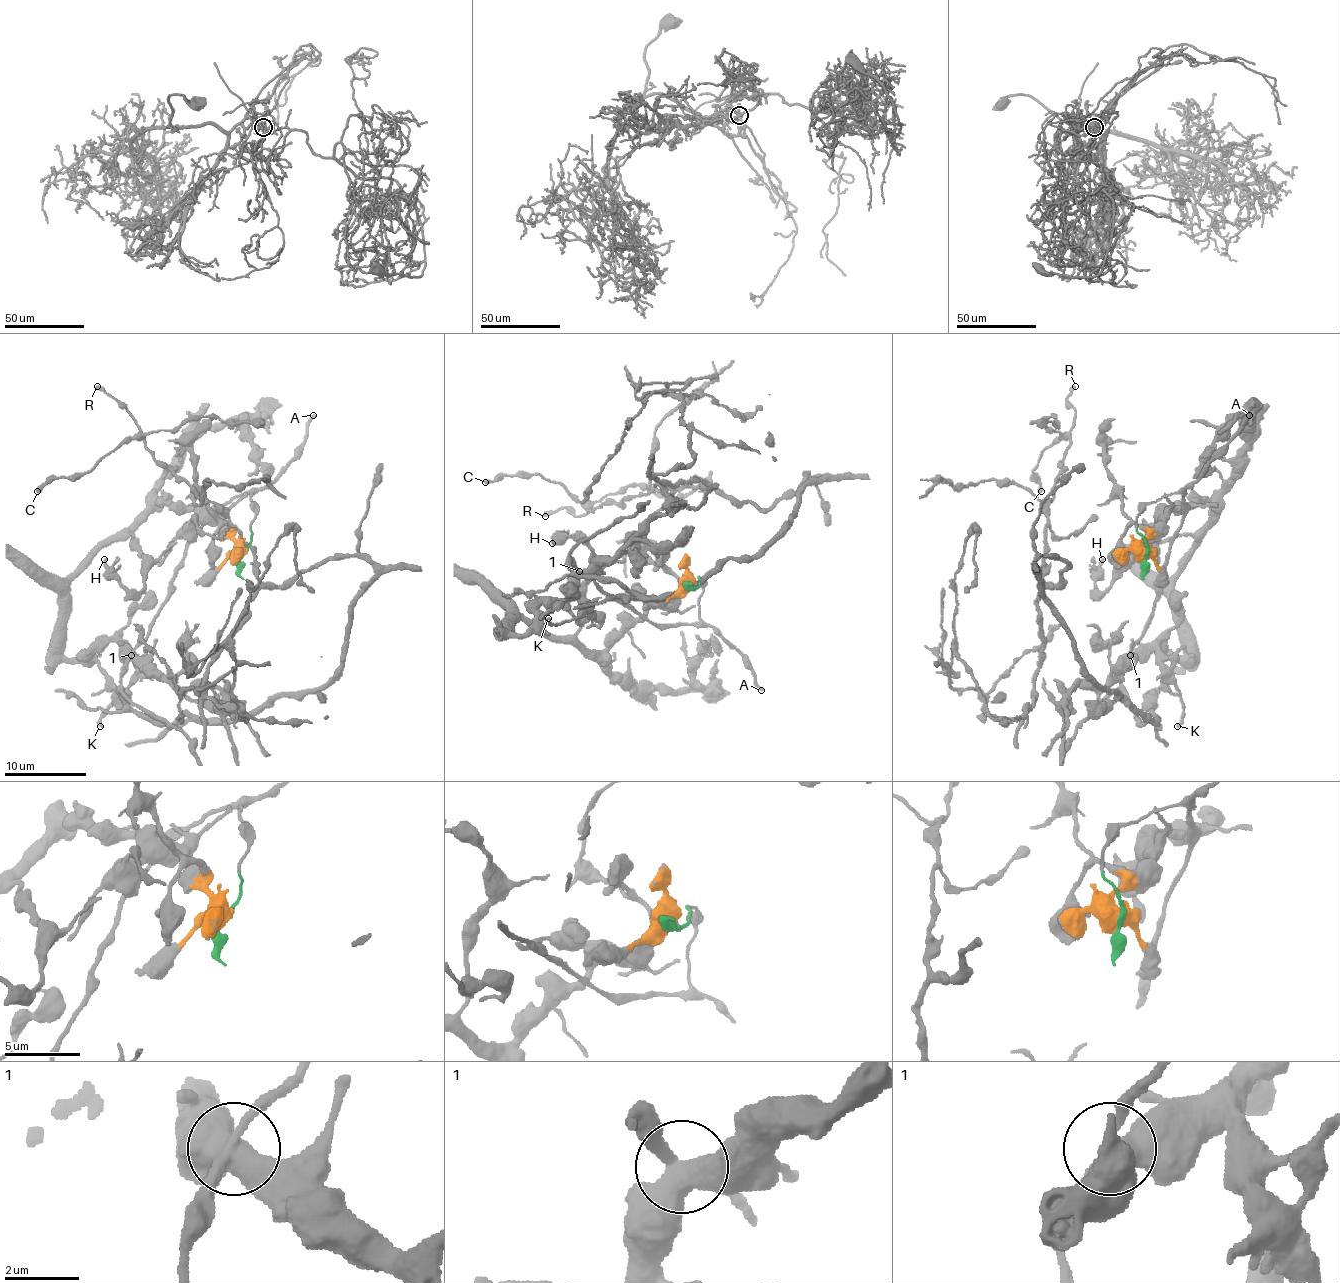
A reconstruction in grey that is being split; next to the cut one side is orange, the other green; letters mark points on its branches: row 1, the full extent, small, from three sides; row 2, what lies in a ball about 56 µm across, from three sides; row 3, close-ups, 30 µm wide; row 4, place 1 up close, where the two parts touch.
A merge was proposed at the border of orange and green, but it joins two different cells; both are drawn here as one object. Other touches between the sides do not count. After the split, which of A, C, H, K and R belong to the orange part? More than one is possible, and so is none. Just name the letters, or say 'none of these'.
H, K

